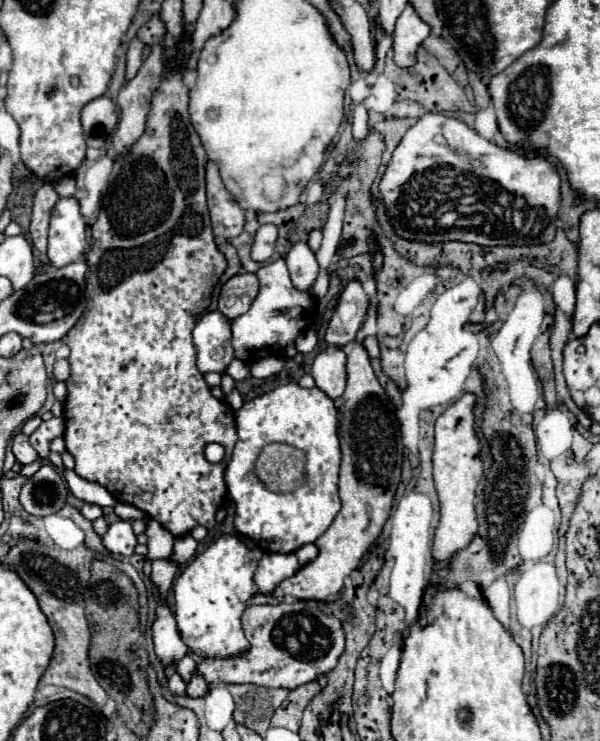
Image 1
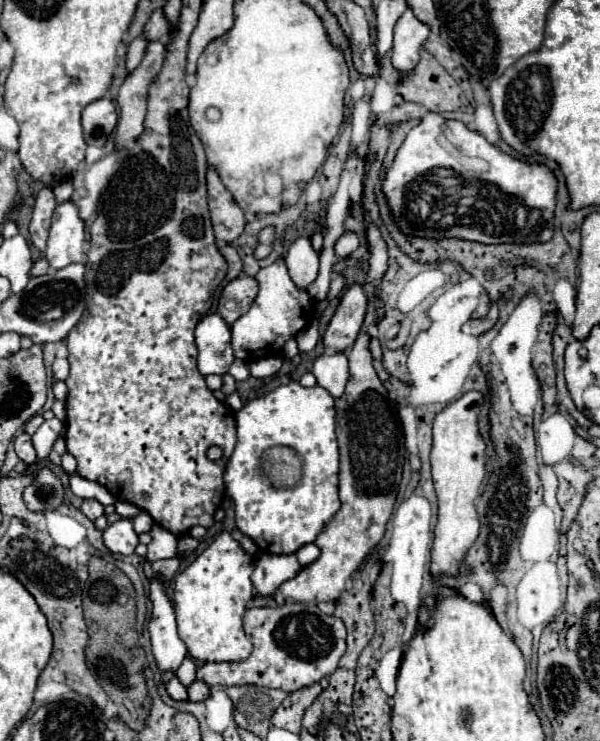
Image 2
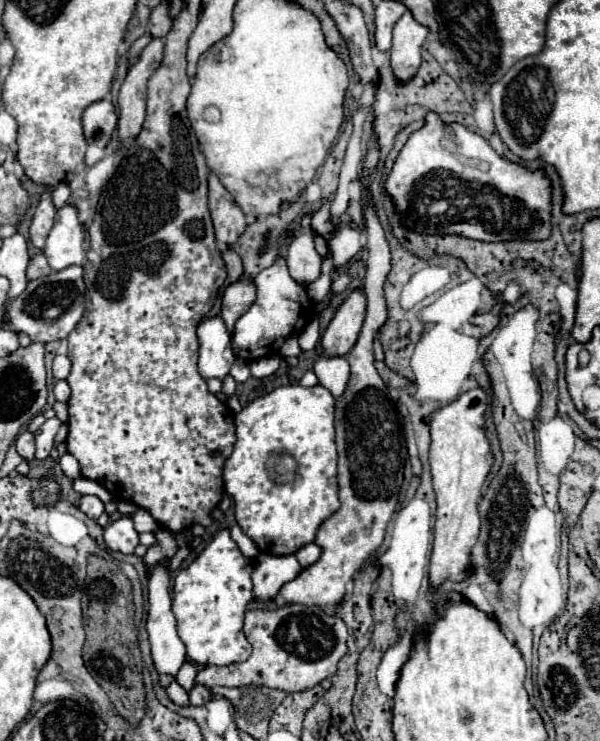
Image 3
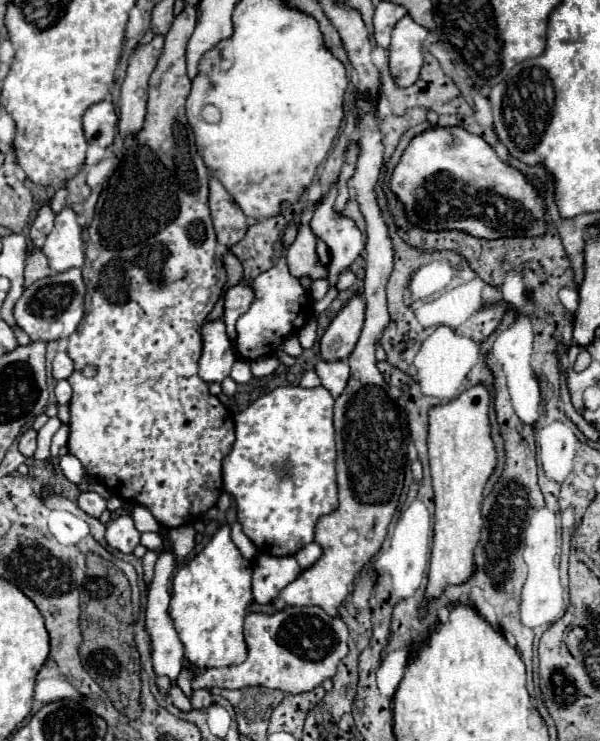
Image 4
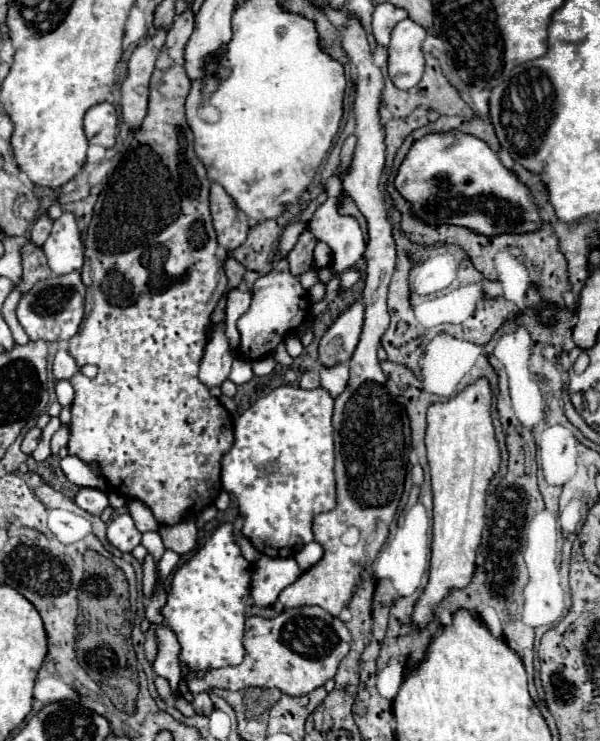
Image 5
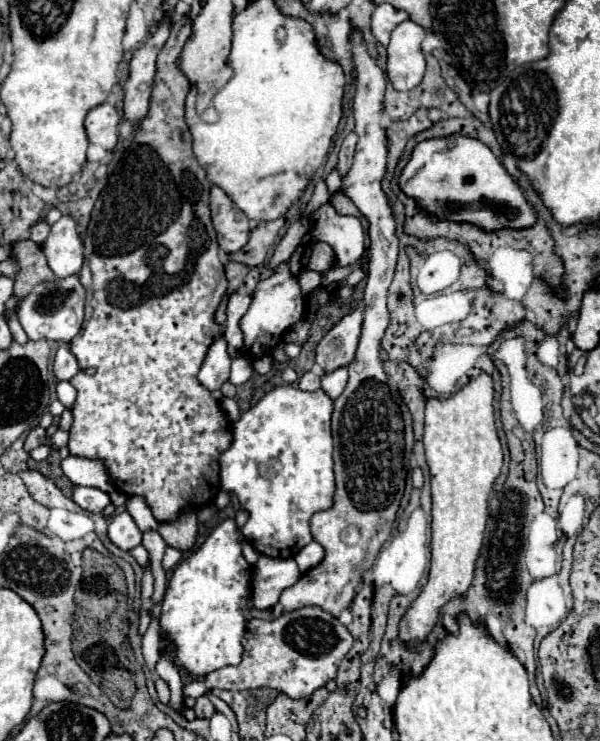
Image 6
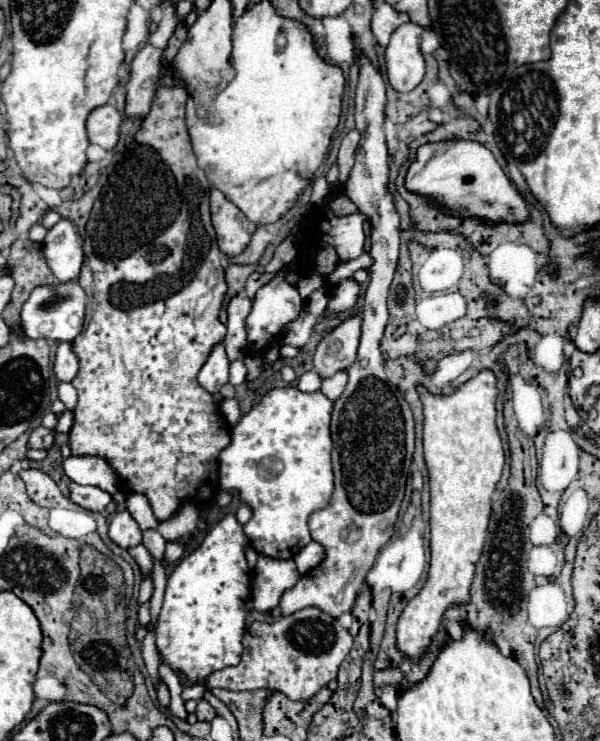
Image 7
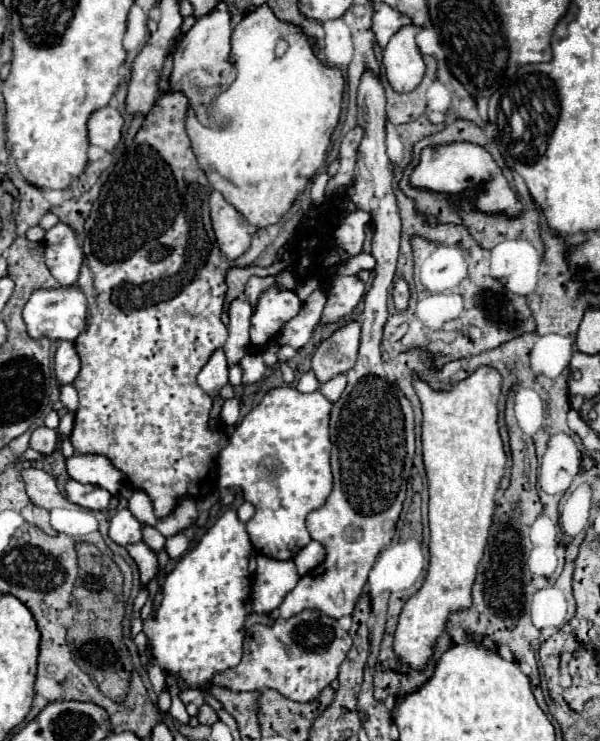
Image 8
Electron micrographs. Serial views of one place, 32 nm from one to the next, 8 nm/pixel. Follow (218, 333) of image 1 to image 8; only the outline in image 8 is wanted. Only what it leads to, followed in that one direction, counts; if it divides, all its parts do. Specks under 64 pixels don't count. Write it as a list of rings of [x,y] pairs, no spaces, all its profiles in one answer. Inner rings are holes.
[[[218,348],[218,350],[214,350],[214,354],[206,362],[206,366],[200,370],[198,386],[214,398],[224,384],[228,384],[228,362],[224,356],[224,350]]]

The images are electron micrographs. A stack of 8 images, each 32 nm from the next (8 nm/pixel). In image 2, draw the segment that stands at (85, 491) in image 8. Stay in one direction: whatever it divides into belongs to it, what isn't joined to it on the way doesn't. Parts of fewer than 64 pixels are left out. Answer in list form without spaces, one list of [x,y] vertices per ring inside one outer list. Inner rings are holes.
[[[84,500],[80,510],[82,510],[82,514],[84,514],[86,518],[90,518],[90,520],[96,520],[96,518],[100,518],[100,516],[104,514],[104,506],[98,504],[96,500]]]

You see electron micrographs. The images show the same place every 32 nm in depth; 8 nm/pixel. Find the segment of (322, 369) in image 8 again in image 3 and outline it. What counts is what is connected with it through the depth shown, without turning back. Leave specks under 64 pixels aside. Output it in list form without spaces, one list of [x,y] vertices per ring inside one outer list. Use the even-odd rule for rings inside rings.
[[[360,288],[350,290],[322,336],[326,356],[344,356],[356,344],[366,314],[366,296]]]

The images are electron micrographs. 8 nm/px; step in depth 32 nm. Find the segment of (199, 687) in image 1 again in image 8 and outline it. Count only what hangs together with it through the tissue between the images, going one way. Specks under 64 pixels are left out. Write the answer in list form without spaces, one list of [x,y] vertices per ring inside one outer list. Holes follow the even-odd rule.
[[[206,702],[198,708],[198,722],[202,722],[202,724],[214,724],[218,720],[218,716],[216,716],[216,712],[212,710],[212,706],[208,706]]]

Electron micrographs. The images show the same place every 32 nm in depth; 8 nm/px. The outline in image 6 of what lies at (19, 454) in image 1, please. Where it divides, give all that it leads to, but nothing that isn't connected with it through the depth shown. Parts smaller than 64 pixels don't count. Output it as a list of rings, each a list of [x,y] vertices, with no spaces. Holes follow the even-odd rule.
[[[36,426],[34,430],[30,430],[30,434],[28,434],[26,442],[24,442],[26,452],[32,452],[32,450],[34,450],[36,446],[40,446],[44,440],[46,440],[46,430],[40,428],[40,426]]]

